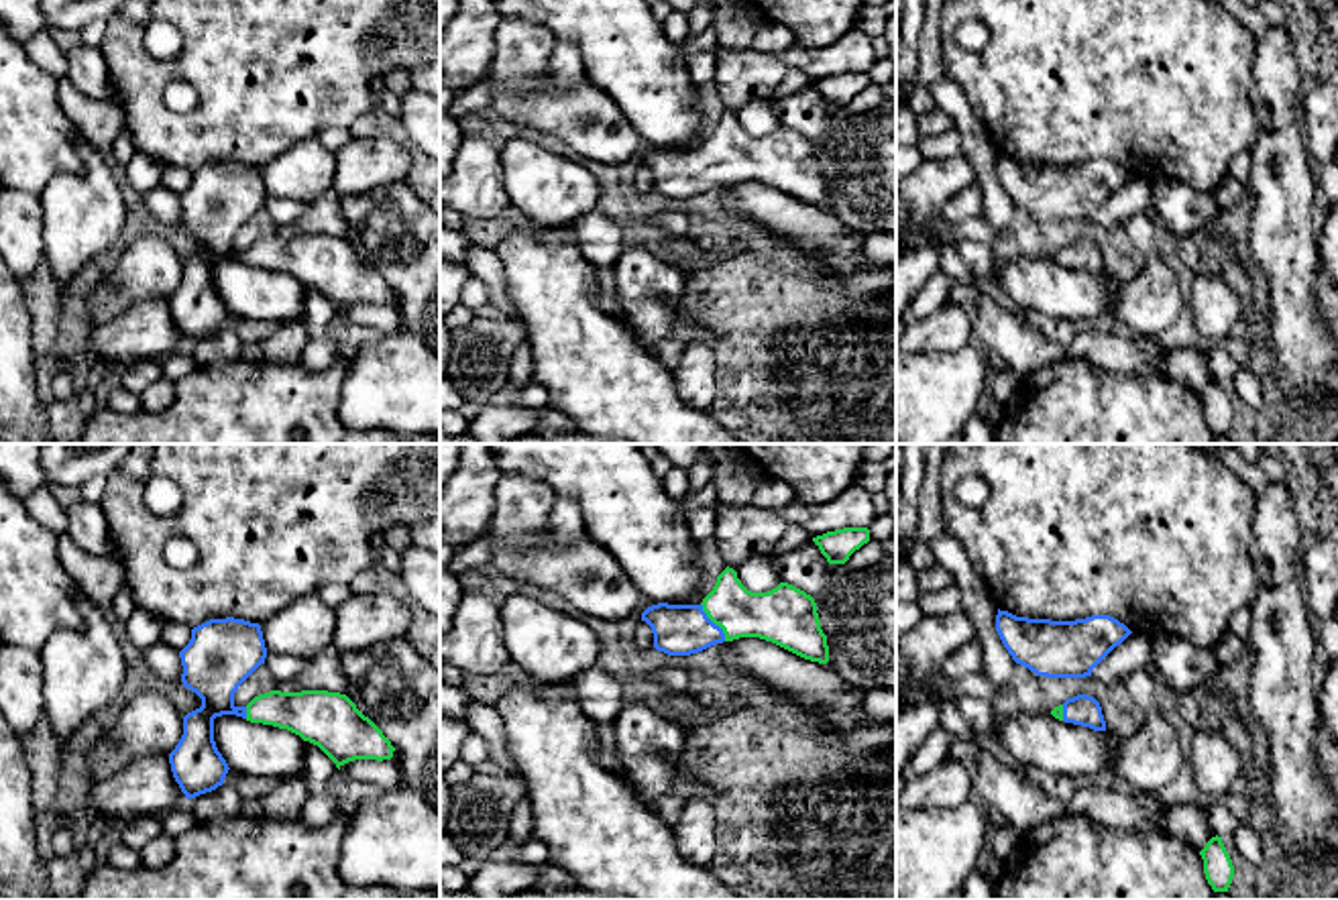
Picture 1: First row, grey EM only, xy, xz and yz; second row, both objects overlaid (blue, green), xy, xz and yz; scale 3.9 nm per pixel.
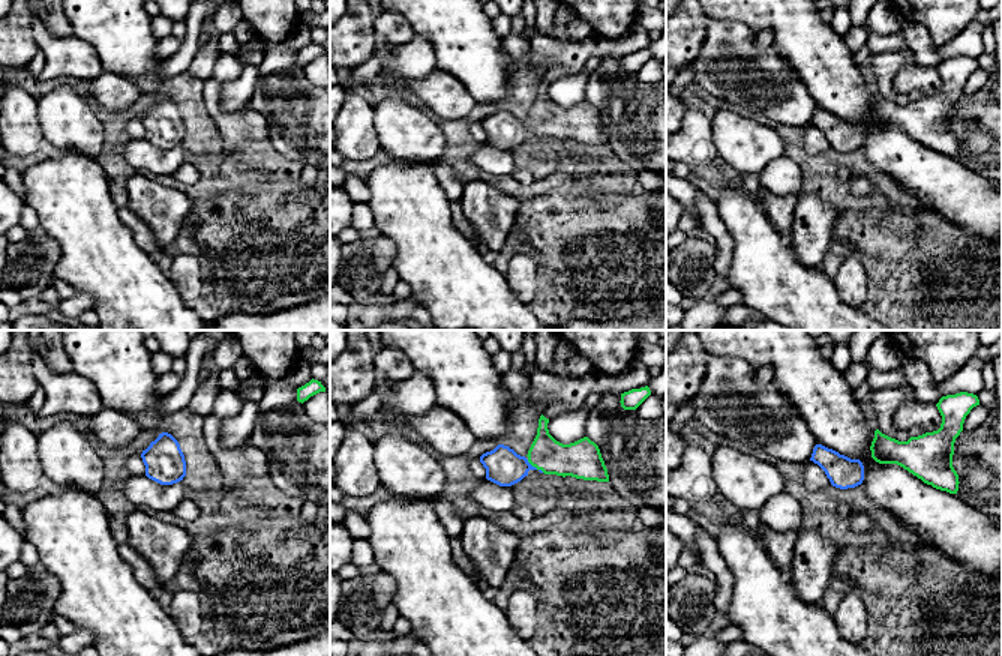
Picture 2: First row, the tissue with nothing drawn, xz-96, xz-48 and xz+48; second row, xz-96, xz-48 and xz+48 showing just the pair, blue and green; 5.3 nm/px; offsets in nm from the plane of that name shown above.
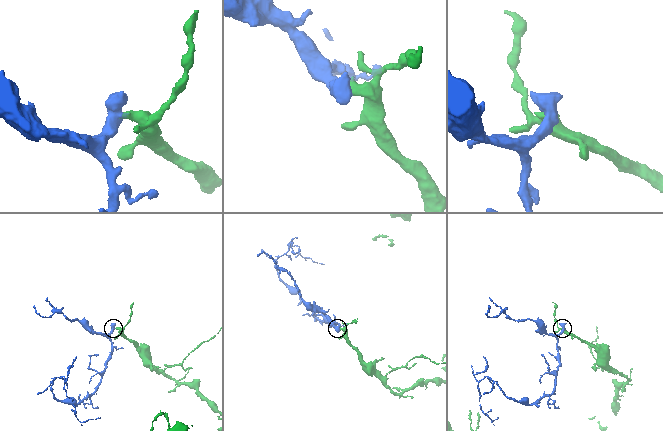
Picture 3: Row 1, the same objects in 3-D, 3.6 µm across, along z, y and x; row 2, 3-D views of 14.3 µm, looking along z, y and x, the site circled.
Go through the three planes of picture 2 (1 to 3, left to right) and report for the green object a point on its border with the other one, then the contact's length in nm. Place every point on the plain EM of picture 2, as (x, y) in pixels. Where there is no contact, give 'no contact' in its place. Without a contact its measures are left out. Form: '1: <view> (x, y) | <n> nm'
1: no contact
2: xz-48 (534, 131) | 120 nm
3: no contact

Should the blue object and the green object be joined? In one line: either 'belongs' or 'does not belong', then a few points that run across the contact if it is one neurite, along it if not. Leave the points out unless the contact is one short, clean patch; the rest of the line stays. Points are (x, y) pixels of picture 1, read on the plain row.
belongs; line xz (679, 174), (711, 165), (723, 159), (774, 159)

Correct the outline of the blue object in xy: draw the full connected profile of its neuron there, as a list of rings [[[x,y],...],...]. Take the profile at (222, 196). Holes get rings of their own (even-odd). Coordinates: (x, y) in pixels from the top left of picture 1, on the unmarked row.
[[[210,163],[191,173],[179,202],[183,230],[202,242],[202,250],[183,261],[183,279],[169,297],[187,344],[222,330],[230,314],[214,285],[214,263],[222,259],[287,273],[318,289],[338,314],[354,303],[393,301],[395,291],[383,275],[340,236],[271,234],[236,250],[234,236],[267,202],[259,167]]]

